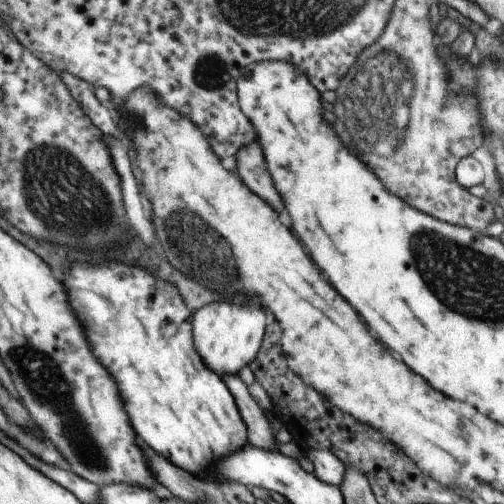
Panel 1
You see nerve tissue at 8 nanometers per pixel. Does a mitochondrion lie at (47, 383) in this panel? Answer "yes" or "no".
yes

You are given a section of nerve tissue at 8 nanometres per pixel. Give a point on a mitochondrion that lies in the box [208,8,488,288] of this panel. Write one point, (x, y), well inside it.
(381, 101)

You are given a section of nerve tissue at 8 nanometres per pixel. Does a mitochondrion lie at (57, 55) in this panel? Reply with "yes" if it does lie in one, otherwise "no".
no

